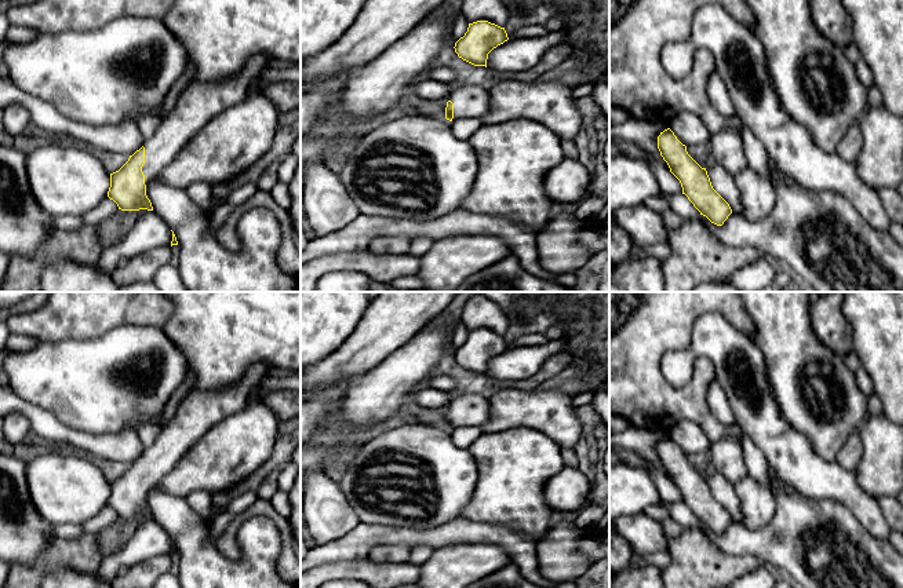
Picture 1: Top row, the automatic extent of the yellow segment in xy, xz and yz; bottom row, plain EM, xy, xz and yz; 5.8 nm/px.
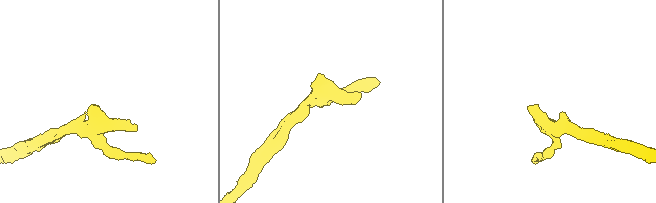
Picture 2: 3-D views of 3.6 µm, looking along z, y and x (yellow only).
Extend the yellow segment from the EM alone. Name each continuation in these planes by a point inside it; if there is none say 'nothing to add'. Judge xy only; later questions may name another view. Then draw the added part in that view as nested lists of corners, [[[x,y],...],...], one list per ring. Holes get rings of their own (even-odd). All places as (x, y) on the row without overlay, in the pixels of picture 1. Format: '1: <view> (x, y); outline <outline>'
1: xy (199, 411); outline [[[255,364],[247,370],[245,377],[229,390],[193,390],[183,397],[174,417],[160,428],[157,439],[142,453],[146,496],[214,426],[248,406],[250,392],[267,373],[276,372],[267,364]]]

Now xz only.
1: xz (469, 409); outline [[[456,392],[448,408],[454,412],[454,427],[483,427],[489,419],[489,401],[478,394]]]

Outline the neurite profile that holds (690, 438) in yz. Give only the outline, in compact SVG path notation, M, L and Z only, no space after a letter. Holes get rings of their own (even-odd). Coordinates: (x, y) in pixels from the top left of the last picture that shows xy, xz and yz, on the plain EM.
M681 420L669 434L677 448L685 454L711 452L713 443L709 441L702 427L692 420Z

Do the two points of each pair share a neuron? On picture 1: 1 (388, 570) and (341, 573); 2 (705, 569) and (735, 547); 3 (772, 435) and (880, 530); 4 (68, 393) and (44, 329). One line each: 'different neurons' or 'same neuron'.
1: same neuron
2: different neurons
3: same neuron
4: different neurons

